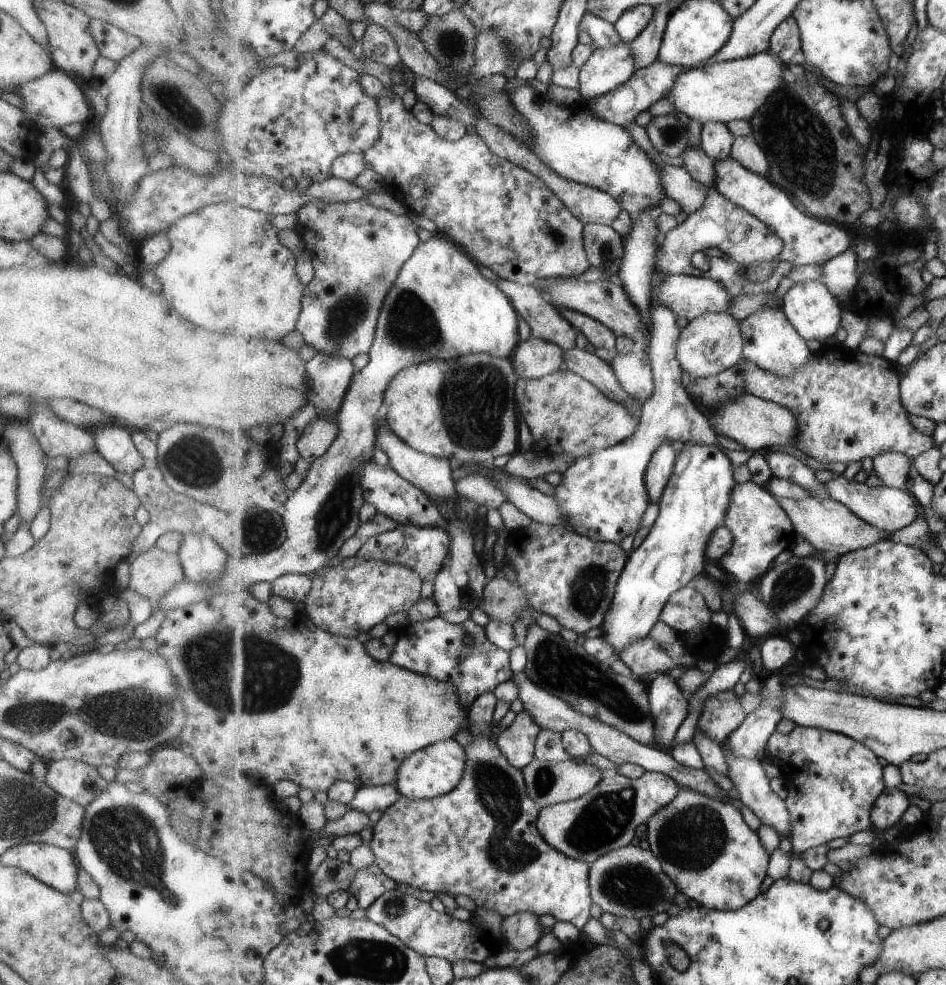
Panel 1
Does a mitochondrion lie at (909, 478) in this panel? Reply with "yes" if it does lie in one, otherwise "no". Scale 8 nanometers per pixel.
no

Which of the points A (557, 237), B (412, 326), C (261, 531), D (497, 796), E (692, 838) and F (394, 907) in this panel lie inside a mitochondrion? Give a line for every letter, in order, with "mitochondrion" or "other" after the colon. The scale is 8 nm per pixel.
A: mitochondrion
B: mitochondrion
C: mitochondrion
D: mitochondrion
E: mitochondrion
F: mitochondrion

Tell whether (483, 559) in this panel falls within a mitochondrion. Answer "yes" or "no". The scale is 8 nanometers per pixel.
no

